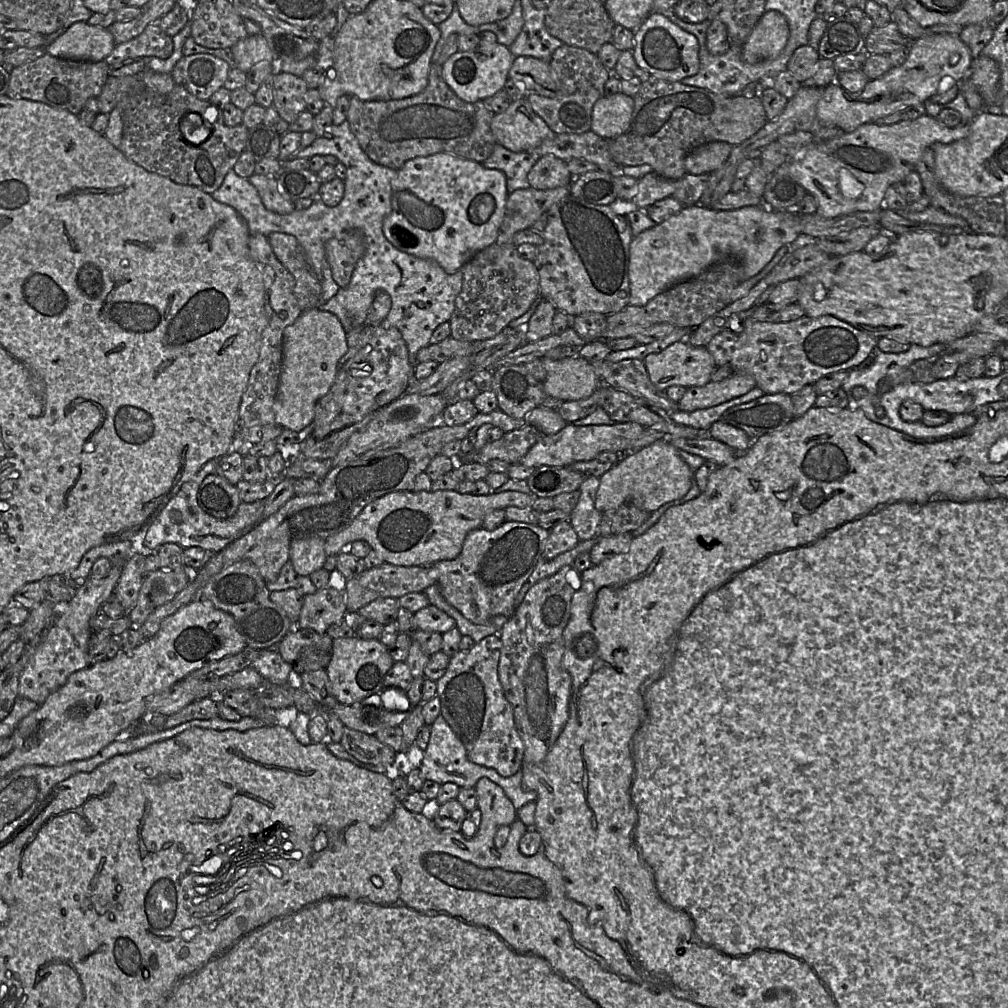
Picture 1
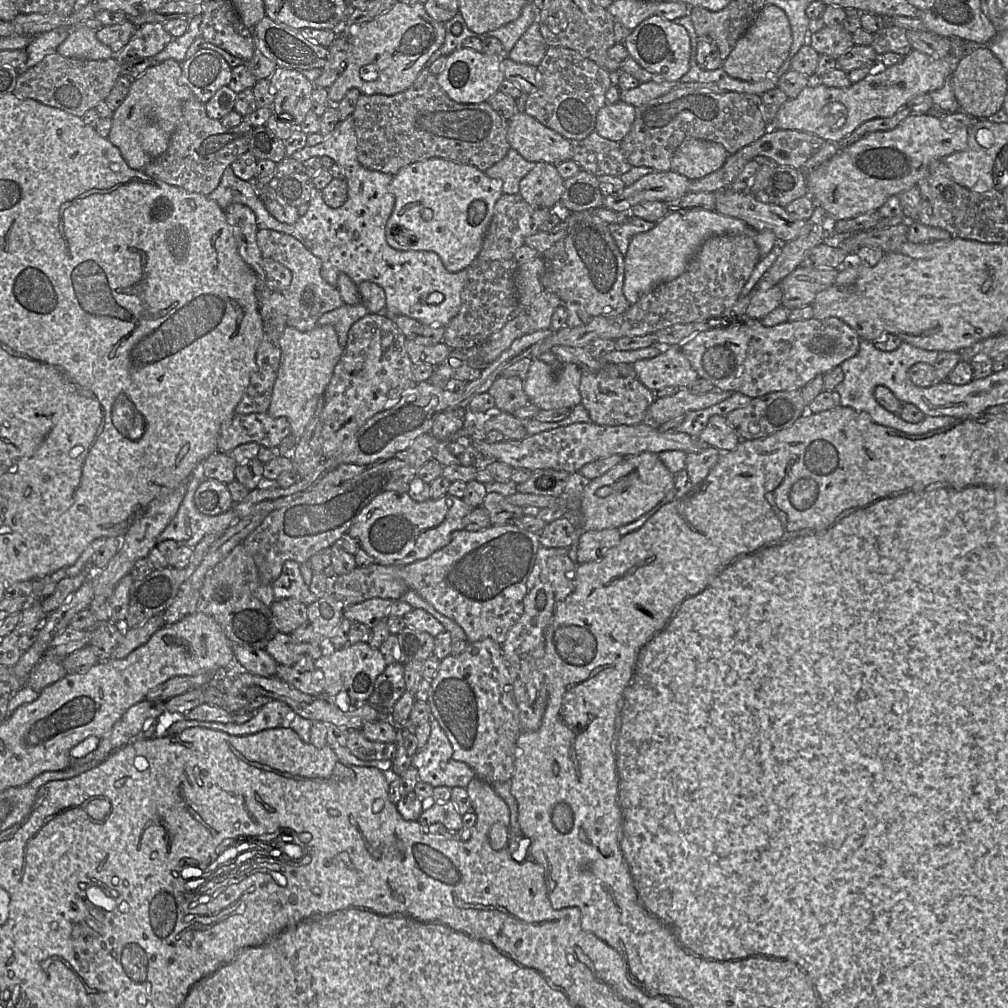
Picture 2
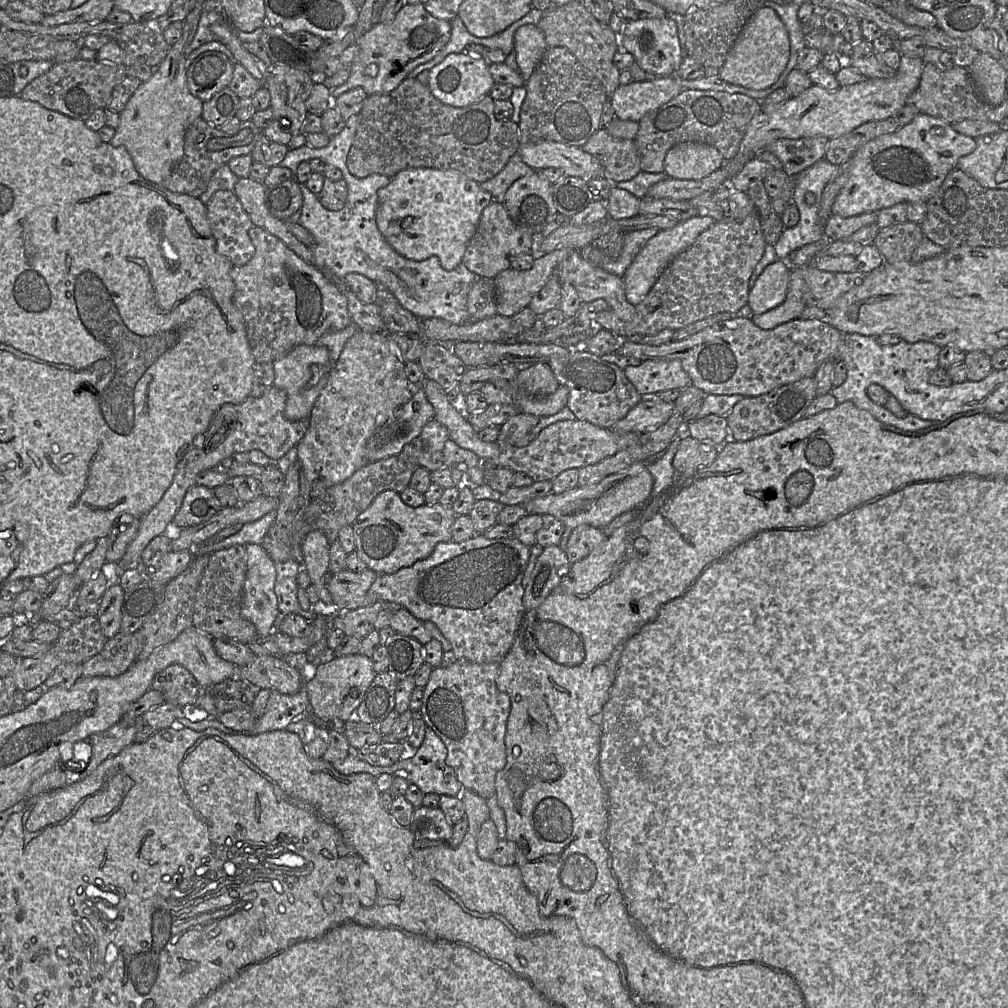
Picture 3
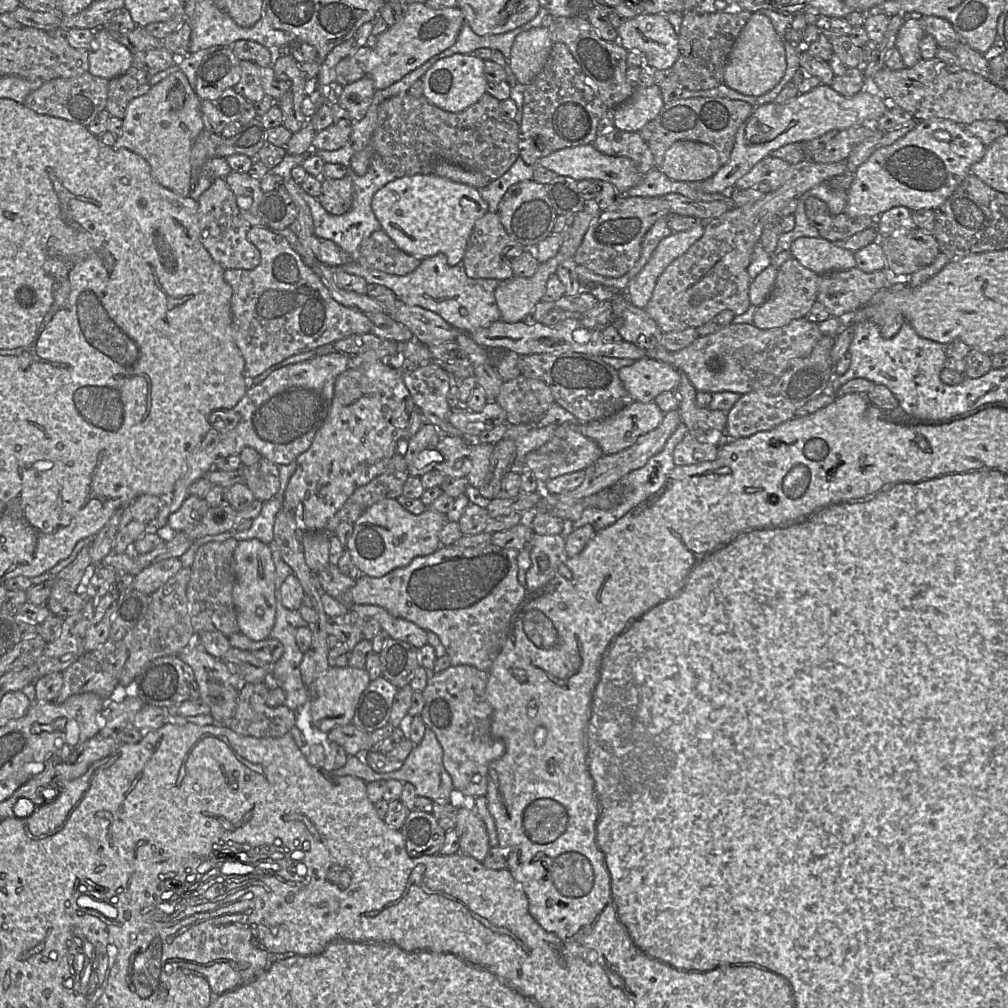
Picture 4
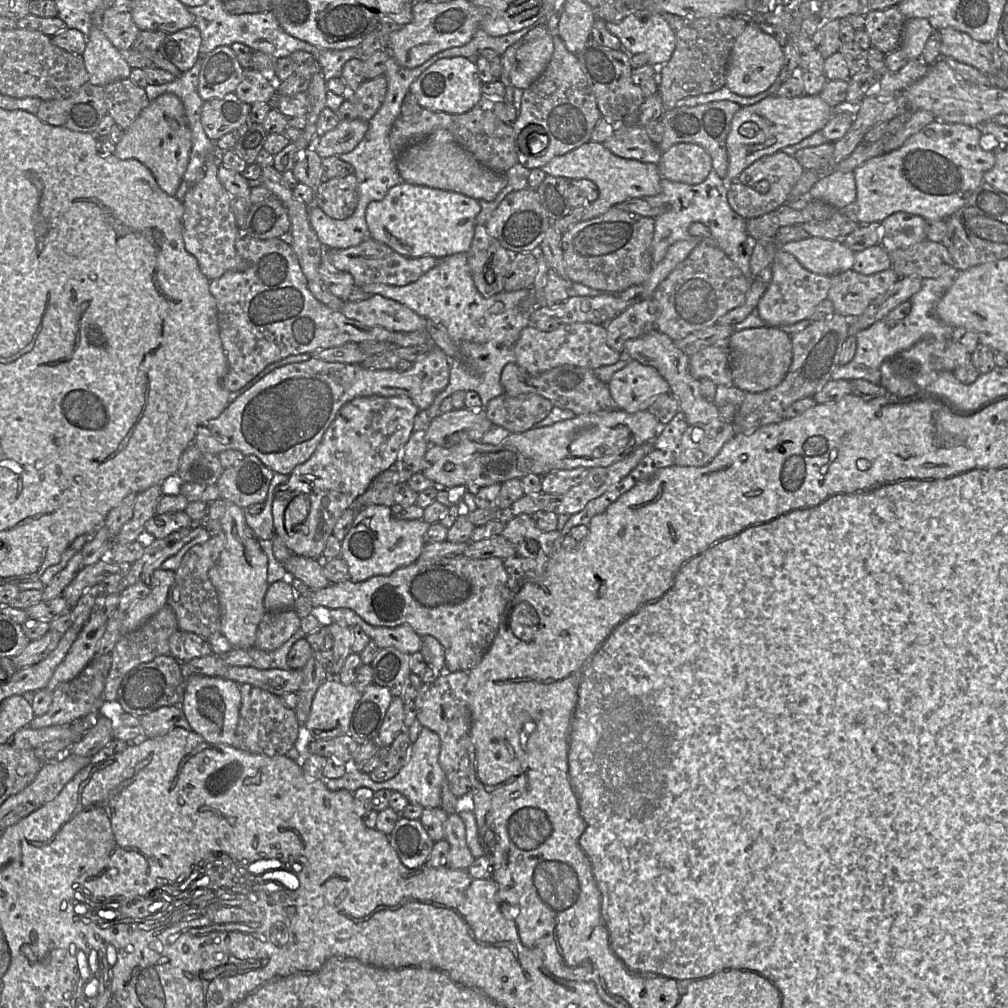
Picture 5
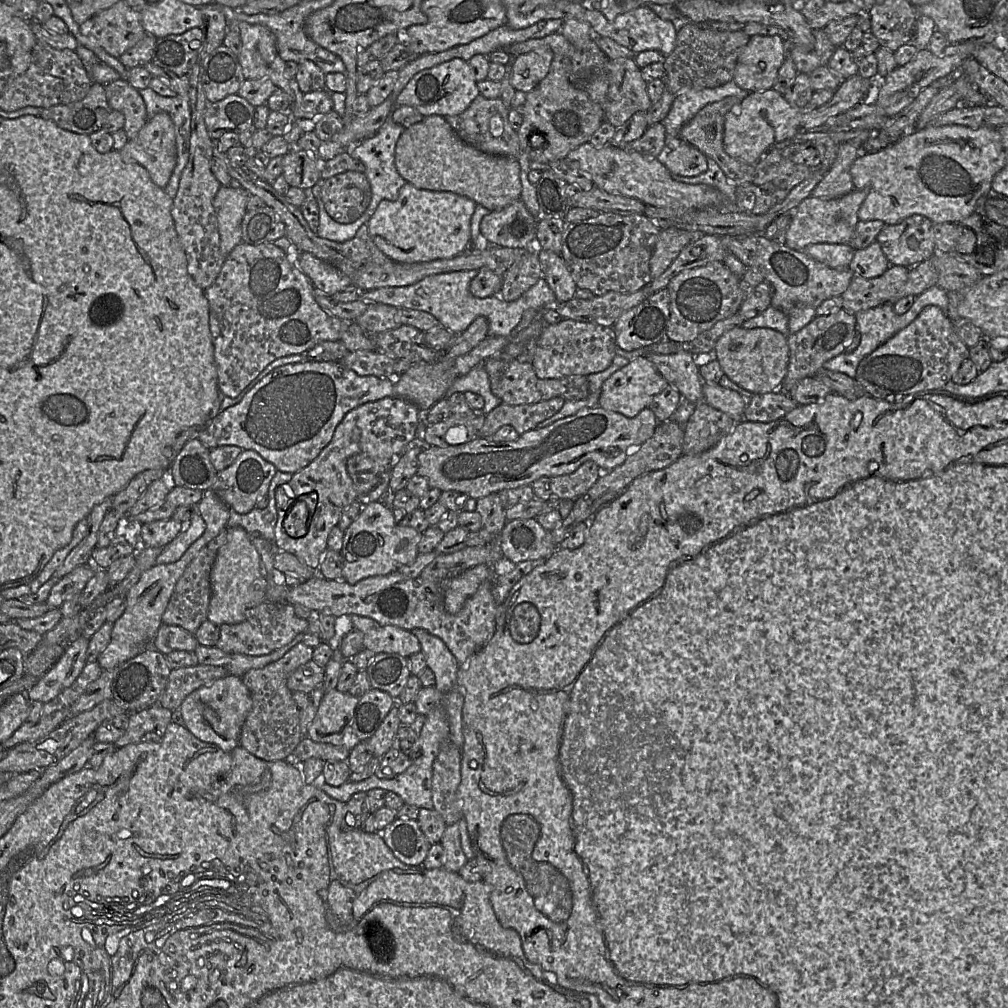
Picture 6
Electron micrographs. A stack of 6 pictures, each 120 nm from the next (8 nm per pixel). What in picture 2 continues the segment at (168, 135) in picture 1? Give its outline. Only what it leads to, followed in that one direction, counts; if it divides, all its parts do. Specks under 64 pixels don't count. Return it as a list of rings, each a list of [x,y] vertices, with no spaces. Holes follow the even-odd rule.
[[[196,97],[182,106],[182,115],[173,131],[167,150],[154,158],[145,168],[145,174],[188,192],[208,195],[214,191],[224,170],[250,148],[253,126],[244,120],[234,128],[225,128],[220,120],[209,118],[205,104]]]

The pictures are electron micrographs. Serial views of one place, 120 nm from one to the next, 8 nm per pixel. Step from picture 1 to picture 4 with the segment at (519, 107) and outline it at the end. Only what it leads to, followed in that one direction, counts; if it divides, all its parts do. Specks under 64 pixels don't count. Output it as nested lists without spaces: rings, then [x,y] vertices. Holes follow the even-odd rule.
[[[593,144],[557,150],[546,157],[538,159],[537,166],[551,170],[558,176],[571,177],[577,182],[581,180],[601,180],[608,182],[624,195],[628,189],[637,185],[643,176],[638,172],[634,162],[628,157],[603,154]]]

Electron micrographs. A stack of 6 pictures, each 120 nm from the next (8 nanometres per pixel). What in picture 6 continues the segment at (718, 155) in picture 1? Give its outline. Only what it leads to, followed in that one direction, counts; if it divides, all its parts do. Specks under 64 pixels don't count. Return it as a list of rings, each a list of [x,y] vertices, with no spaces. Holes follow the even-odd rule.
[[[682,142],[676,149],[662,156],[665,167],[671,174],[694,177],[707,170],[707,157],[696,147]]]

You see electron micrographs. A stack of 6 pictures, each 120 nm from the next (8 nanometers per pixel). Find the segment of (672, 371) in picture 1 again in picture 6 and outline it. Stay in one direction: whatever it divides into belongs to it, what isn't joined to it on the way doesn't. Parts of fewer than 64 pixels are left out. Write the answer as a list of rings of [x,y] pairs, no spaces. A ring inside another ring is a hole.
[[[637,357],[604,381],[598,406],[627,418],[633,418],[644,408],[648,408],[654,396],[662,392],[667,386],[668,382],[647,357]]]

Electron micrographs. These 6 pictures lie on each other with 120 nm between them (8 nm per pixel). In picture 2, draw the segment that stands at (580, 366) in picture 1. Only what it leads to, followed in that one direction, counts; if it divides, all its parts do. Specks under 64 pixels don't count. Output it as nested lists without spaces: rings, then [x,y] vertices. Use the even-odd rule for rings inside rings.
[[[533,359],[524,382],[524,391],[529,403],[536,405],[539,410],[570,408],[581,404],[579,391],[582,370],[575,364],[562,364],[559,371],[555,371],[551,364],[540,359]]]

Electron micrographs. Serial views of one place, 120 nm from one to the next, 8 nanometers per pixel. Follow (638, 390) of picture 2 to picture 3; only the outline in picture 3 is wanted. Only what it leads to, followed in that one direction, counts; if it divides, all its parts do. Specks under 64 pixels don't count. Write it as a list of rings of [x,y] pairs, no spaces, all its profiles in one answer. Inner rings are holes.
[[[584,348],[572,349],[566,357],[551,357],[548,365],[559,385],[568,387],[566,407],[577,420],[588,421],[600,428],[612,428],[643,400],[643,396],[625,376],[624,370]]]

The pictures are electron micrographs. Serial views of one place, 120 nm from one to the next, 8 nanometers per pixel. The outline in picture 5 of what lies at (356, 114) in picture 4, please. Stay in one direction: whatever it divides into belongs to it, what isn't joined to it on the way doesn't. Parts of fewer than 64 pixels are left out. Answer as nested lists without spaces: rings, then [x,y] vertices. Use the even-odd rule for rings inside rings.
[[[380,75],[374,79],[366,79],[355,92],[344,94],[358,110],[360,119],[368,121],[380,108],[387,92],[387,79]]]

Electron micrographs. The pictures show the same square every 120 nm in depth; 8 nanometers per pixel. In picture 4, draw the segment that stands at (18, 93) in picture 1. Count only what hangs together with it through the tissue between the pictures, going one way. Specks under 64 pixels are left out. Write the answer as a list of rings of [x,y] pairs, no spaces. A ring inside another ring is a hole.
[[[88,71],[73,78],[56,78],[44,82],[25,99],[25,106],[42,115],[62,118],[88,126],[105,109],[109,80],[94,76]]]

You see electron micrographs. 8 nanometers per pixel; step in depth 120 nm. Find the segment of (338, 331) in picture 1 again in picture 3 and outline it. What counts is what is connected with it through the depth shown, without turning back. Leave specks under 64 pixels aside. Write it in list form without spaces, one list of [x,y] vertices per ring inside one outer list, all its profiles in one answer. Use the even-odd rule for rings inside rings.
[[[305,344],[296,346],[282,358],[273,362],[275,371],[273,386],[286,391],[285,417],[291,421],[309,419],[314,404],[327,383],[329,374],[324,375],[316,385],[309,386],[311,378],[310,366],[312,364],[323,365],[328,368],[328,373],[330,373],[335,363],[331,361],[329,350],[325,346]]]

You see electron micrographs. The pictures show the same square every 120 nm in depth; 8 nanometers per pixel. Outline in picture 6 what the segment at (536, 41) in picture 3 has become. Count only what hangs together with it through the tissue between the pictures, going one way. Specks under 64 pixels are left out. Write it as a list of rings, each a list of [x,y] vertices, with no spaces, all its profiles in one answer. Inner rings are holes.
[[[542,47],[512,57],[510,82],[515,90],[530,92],[546,77],[553,60],[553,51]]]

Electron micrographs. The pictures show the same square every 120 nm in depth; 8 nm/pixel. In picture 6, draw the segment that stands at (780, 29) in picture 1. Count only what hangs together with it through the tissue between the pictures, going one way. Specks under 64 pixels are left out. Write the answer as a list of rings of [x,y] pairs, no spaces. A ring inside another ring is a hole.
[[[779,36],[750,37],[738,56],[733,81],[743,90],[758,92],[771,89],[776,81],[778,71],[787,56],[787,43]]]

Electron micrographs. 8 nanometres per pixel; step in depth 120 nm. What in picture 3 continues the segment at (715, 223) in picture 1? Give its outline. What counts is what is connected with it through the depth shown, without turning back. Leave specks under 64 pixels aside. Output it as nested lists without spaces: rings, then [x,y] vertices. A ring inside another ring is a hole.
[[[693,216],[679,221],[671,229],[660,230],[647,241],[636,255],[623,276],[625,294],[628,302],[634,306],[644,300],[668,264],[681,252],[688,249],[699,235],[710,228],[716,221],[709,216]]]

